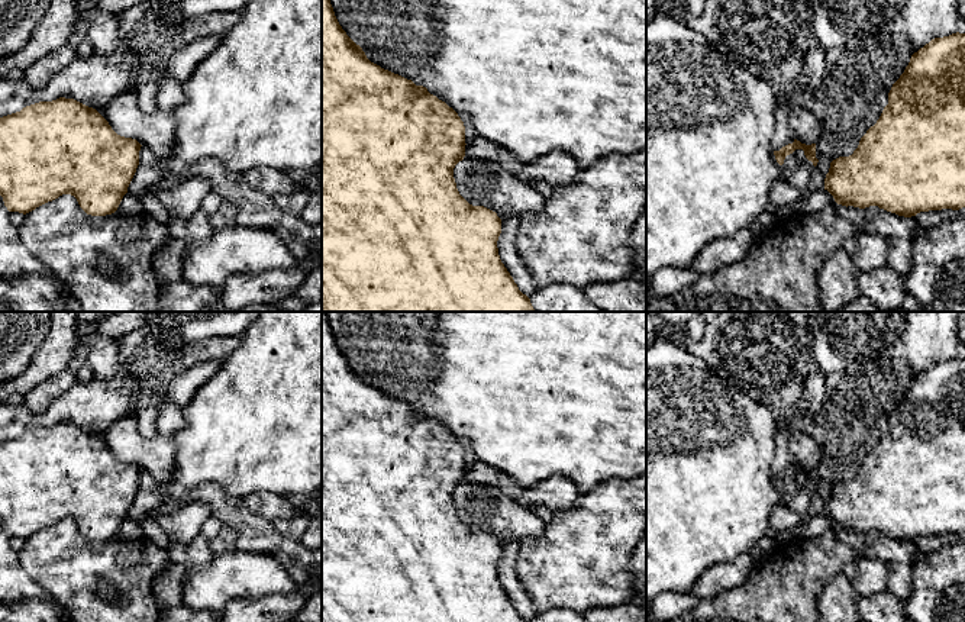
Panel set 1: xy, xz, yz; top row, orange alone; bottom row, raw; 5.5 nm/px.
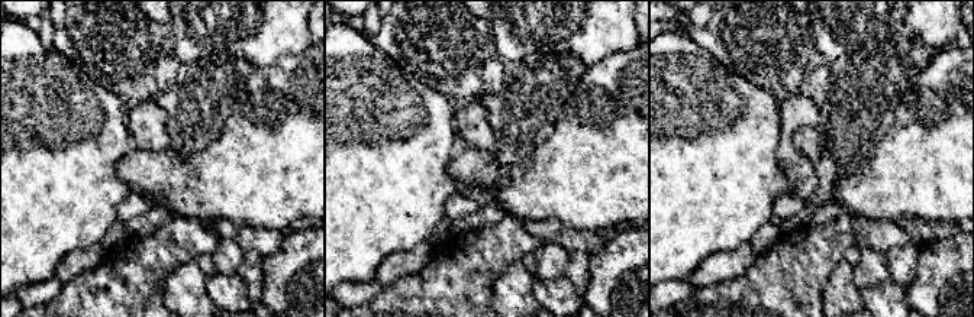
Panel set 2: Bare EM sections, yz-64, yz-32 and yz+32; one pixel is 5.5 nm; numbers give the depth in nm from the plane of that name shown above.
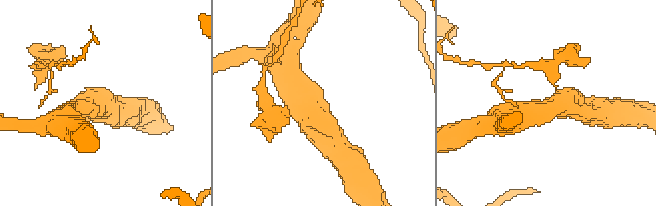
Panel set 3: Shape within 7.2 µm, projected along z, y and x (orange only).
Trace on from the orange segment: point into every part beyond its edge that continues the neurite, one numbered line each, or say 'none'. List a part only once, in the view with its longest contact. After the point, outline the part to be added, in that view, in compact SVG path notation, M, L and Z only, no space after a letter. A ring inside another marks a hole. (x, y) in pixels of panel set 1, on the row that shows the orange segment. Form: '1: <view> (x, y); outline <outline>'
none

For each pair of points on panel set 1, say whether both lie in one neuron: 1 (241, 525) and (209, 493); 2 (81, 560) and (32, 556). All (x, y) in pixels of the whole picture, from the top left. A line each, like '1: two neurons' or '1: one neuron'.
1: one neuron
2: one neuron

